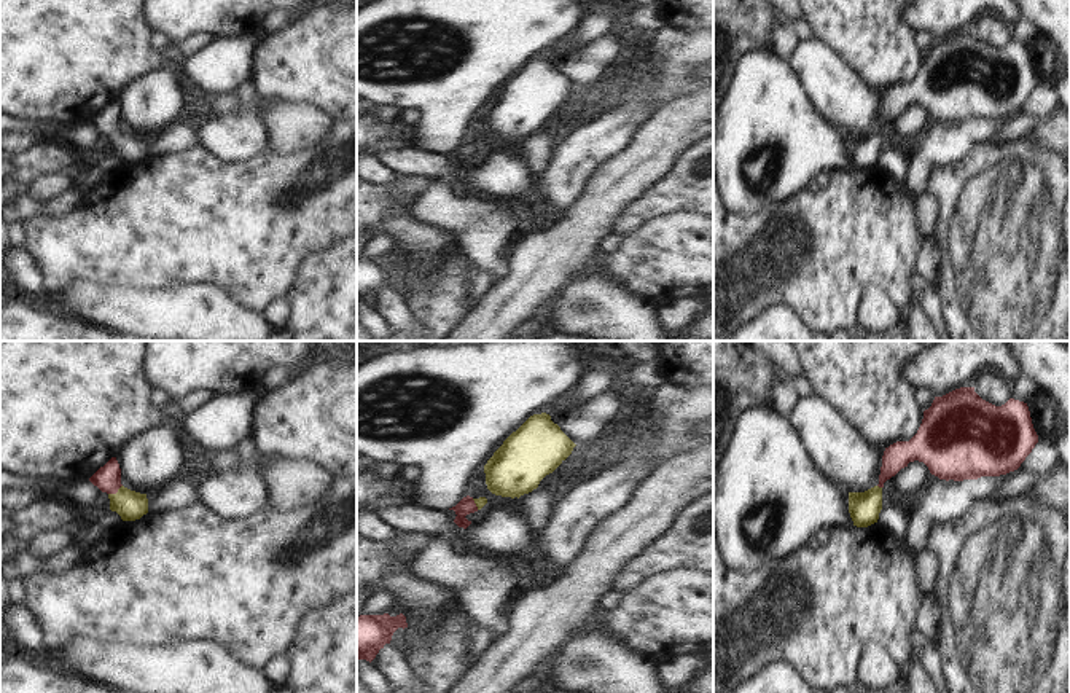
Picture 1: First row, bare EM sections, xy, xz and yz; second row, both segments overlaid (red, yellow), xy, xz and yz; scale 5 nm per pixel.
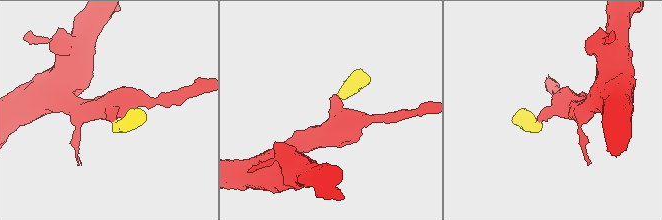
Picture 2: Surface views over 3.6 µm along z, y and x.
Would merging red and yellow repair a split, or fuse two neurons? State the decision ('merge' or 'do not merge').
merge

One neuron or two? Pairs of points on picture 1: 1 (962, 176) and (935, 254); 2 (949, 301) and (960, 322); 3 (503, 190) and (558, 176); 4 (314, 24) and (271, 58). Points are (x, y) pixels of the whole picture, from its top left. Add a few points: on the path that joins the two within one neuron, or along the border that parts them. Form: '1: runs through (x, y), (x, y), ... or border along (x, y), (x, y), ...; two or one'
1: border along (933, 233), (941, 244); two
2: runs through (951, 306), (956, 317); one
3: border along (535, 176), (535, 190), (553, 214); two
4: runs through (303, 35), (282, 56); one

